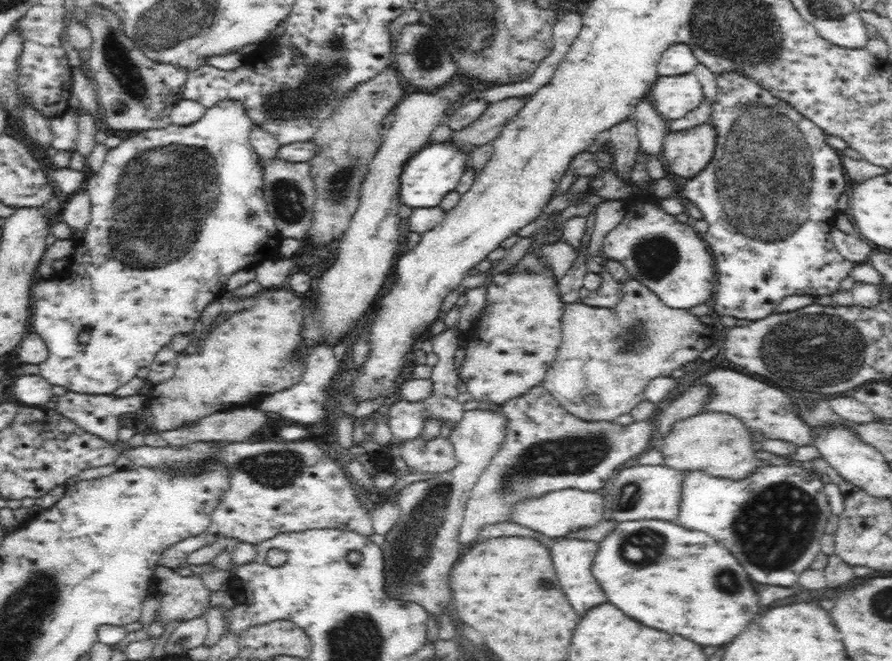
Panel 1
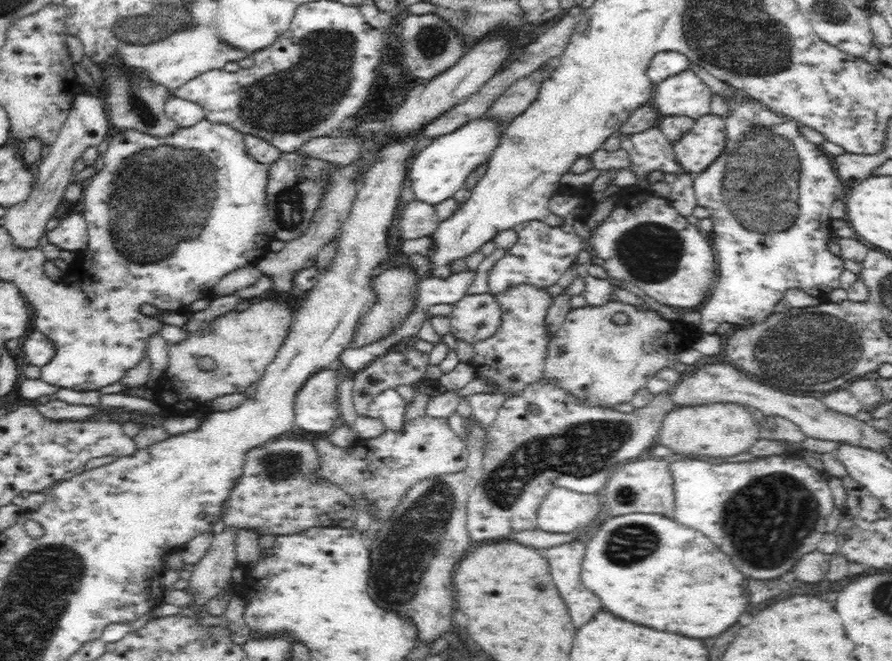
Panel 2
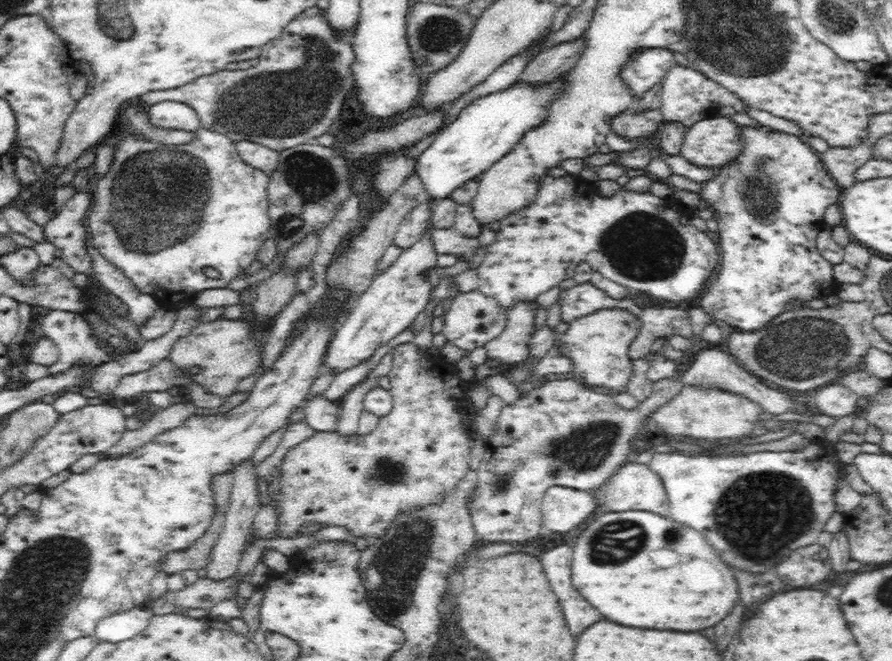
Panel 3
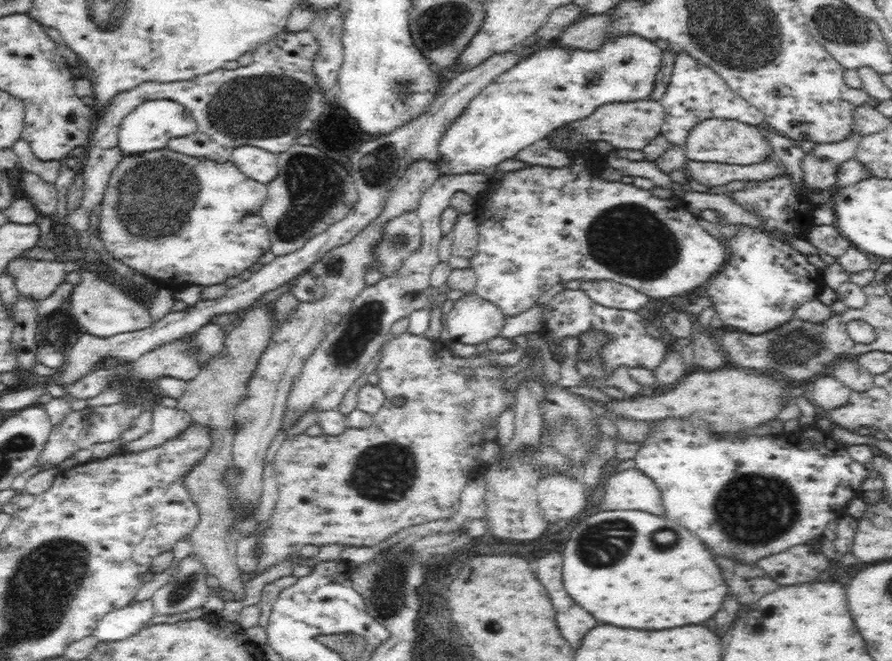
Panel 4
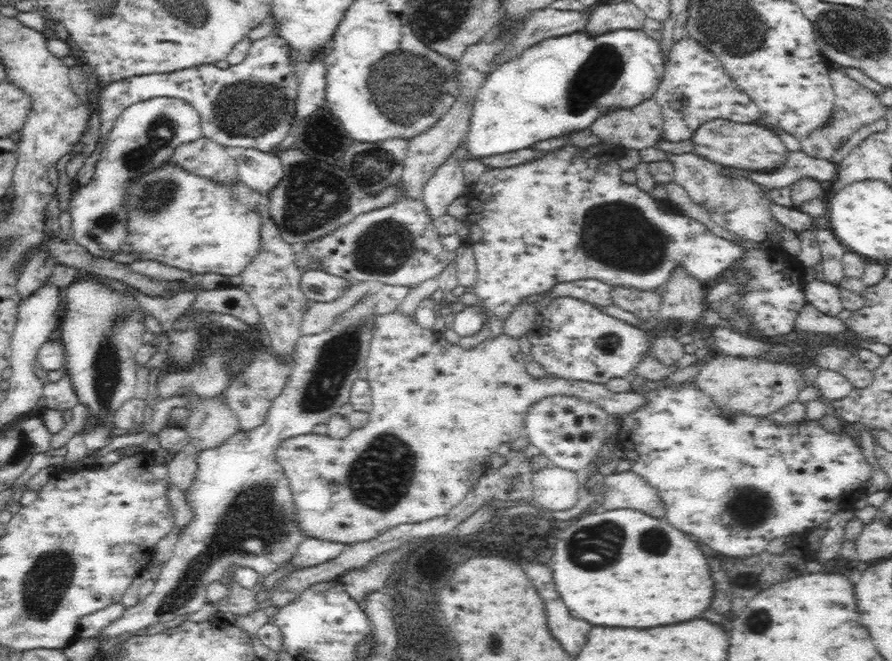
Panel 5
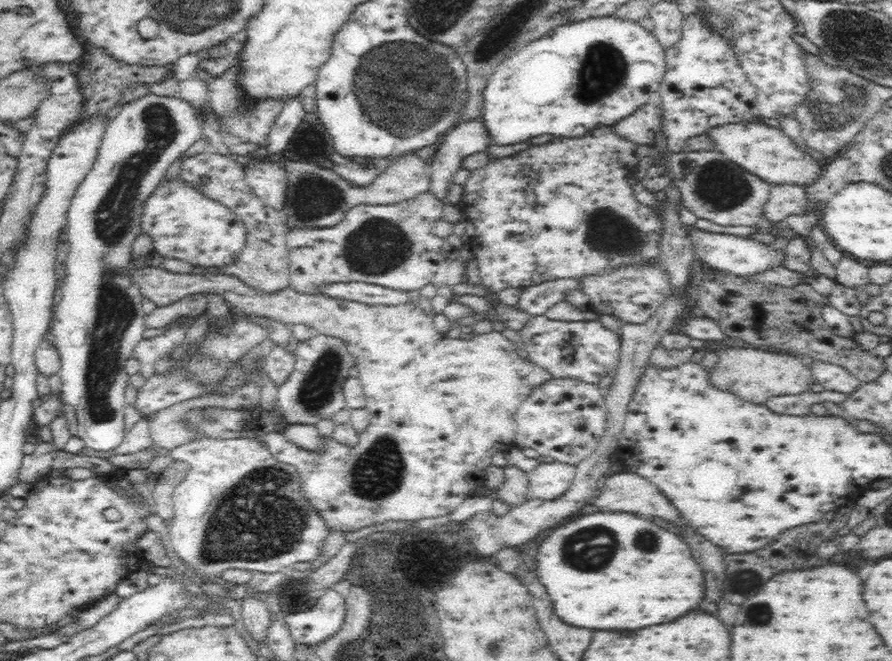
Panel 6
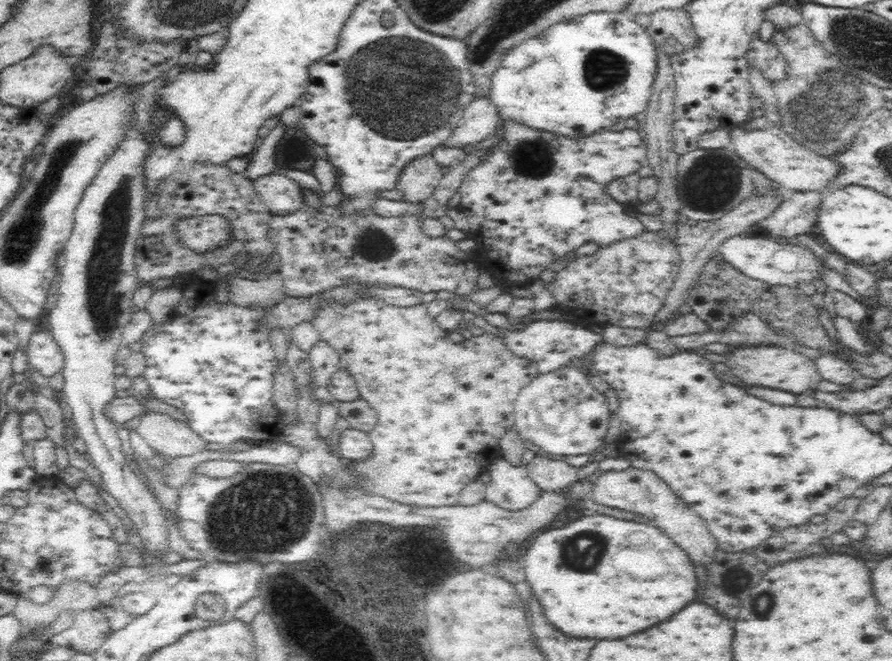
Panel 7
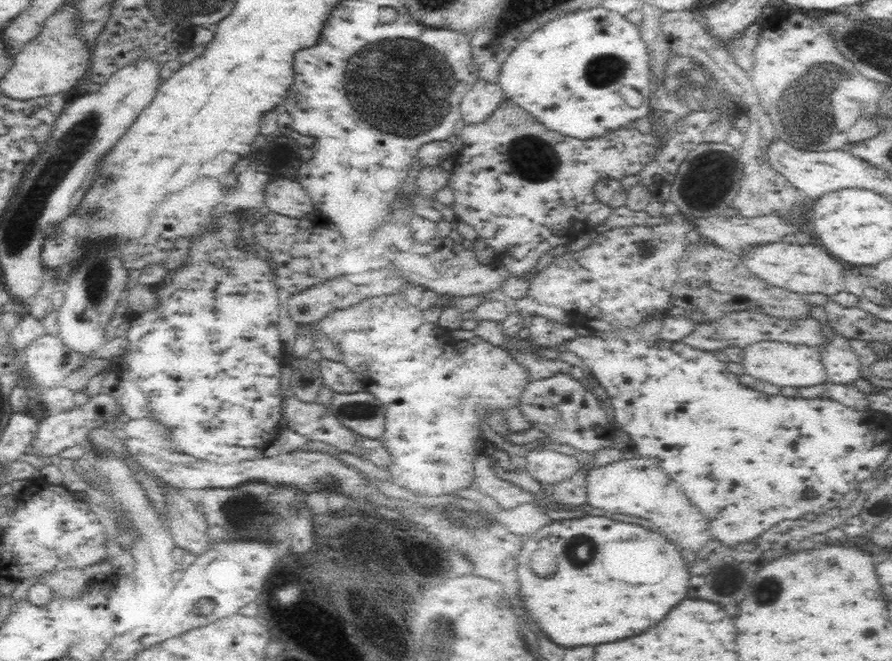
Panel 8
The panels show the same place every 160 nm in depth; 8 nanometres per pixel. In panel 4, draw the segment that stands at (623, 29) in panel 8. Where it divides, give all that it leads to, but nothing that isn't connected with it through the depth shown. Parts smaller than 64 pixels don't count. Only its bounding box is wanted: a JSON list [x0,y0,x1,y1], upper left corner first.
[436,36,663,176]

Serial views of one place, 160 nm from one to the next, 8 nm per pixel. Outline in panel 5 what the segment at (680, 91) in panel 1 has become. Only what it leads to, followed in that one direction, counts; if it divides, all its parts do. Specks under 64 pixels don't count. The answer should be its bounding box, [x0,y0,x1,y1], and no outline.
[652,40,759,142]

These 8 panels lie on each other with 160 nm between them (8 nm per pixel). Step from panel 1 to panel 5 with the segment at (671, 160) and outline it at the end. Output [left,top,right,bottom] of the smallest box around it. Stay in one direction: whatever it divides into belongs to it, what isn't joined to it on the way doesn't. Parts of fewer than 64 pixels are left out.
[692,119,789,172]

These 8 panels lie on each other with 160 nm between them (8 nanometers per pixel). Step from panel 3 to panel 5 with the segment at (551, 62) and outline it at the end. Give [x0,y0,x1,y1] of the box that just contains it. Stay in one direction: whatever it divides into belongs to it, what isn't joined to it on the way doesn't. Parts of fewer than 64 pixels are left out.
[580,4,643,36]

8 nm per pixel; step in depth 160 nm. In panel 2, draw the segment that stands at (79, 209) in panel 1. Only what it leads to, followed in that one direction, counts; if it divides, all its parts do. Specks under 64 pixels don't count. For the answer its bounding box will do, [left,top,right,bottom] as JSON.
[46,213,88,253]

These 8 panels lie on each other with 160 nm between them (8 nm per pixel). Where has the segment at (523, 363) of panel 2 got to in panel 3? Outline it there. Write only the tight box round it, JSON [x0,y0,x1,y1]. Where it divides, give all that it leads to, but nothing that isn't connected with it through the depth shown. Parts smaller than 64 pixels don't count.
[485,302,538,368]

